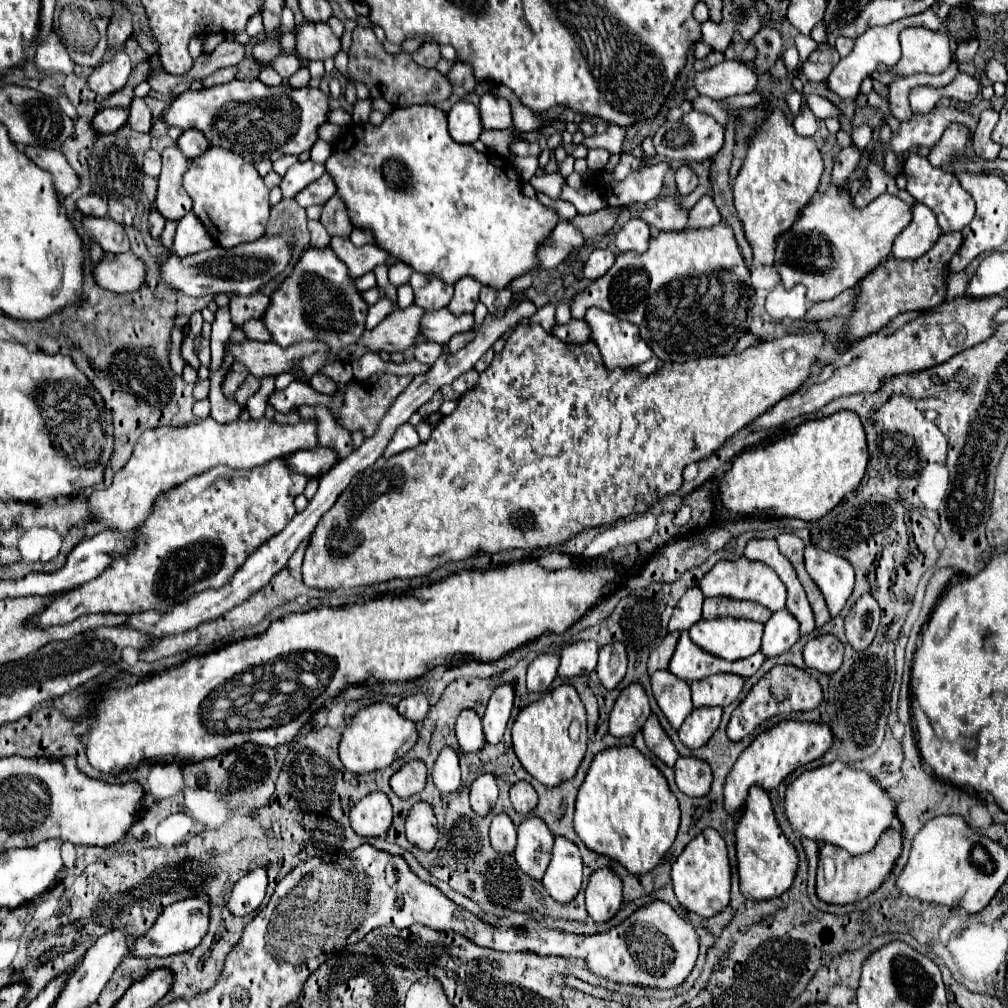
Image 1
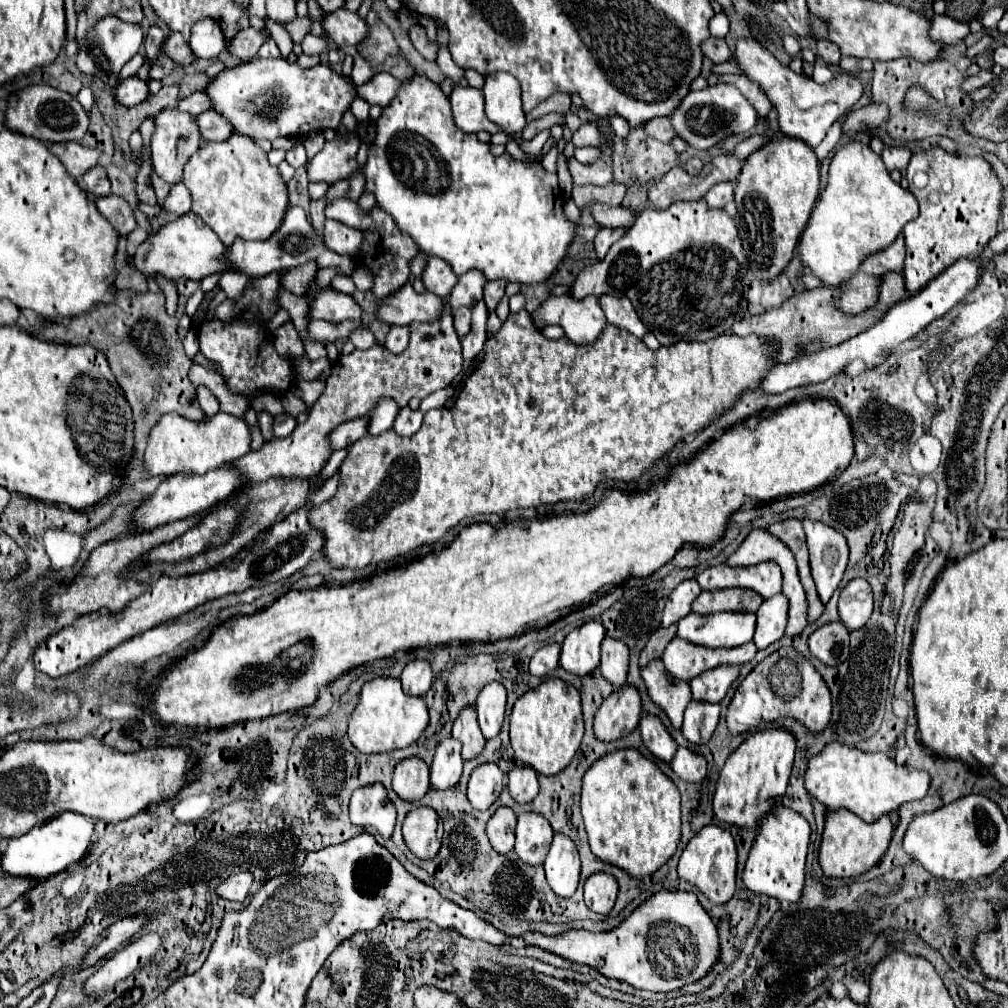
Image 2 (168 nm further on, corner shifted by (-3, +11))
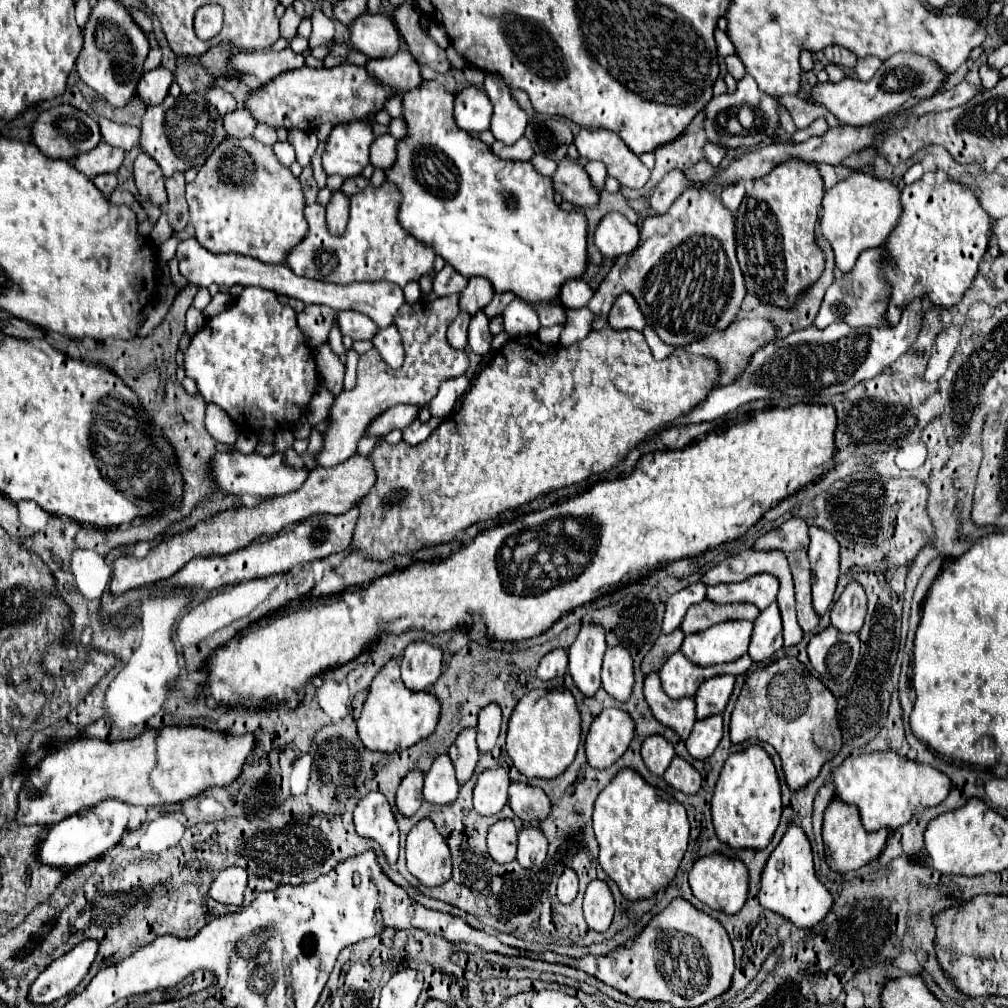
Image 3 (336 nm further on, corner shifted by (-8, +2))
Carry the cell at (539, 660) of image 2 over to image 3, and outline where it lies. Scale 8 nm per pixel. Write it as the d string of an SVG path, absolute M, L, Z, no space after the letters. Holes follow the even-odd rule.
M558 648L558 650L552 650L548 652L540 664L538 664L538 678L548 682L548 680L554 680L558 676L564 676L568 670L568 656L566 656L566 650Z

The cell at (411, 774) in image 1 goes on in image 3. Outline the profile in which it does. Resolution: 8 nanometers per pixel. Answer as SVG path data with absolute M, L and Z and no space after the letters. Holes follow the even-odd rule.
M420 770L408 772L400 782L396 792L396 806L404 816L414 816L420 804L424 802L422 788L424 788L424 772Z

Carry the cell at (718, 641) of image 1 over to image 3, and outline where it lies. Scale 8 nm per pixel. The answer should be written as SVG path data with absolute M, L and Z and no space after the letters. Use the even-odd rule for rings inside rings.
M722 622L708 630L688 634L682 652L700 666L734 662L748 652L752 622Z

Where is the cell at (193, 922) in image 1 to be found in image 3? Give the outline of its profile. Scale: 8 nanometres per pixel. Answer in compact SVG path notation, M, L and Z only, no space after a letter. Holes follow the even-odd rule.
M84 940L74 950L52 962L30 986L28 1000L34 1004L52 1004L64 996L70 996L88 974L98 956L98 948L100 944L96 940Z

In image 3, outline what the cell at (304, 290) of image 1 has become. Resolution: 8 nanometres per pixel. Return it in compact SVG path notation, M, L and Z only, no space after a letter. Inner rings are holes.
M342 310L338 314L338 326L342 336L350 336L352 340L372 340L378 332L378 326L368 316L354 310Z

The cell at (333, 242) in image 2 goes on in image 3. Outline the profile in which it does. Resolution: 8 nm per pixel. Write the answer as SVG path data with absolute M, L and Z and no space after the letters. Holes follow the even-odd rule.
M336 192L330 200L330 204L326 206L328 230L332 234L340 236L346 230L346 222L348 222L348 196L344 196L342 192Z

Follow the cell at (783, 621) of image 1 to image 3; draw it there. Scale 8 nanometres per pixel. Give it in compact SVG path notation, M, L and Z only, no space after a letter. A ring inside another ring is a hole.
M774 602L754 620L754 632L748 654L754 662L762 662L780 648L782 648L782 618L780 608Z

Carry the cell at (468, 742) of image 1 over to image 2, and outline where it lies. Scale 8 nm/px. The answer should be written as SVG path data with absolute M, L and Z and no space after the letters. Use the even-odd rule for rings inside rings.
M467 707L459 713L459 717L453 723L453 737L457 741L461 741L461 745L463 745L463 749L461 749L463 761L469 761L483 751L485 737L477 725L475 707Z

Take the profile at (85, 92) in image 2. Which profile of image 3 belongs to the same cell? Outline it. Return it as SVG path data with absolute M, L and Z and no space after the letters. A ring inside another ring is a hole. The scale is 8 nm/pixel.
M104 116L98 118L98 124L102 130L102 138L112 146L120 146L122 150L132 150L134 146L140 144L140 130L138 128L114 124Z

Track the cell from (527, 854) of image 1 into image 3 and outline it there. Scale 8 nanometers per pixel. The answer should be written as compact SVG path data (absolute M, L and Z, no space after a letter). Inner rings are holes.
M530 826L518 832L518 864L524 868L542 866L548 854L548 840L538 826Z

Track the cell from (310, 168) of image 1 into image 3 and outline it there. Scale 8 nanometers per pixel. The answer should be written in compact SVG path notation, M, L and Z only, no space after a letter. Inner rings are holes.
M290 130L288 132L288 142L294 146L296 150L296 162L306 168L312 160L312 154L318 148L318 138L316 134L306 134L302 130Z

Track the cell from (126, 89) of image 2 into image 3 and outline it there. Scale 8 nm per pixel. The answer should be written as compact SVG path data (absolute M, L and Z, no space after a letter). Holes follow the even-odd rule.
M158 66L156 70L144 72L140 82L138 82L138 86L136 86L136 96L146 106L160 104L168 96L168 88L170 88L172 80L174 80L174 76L162 66Z

